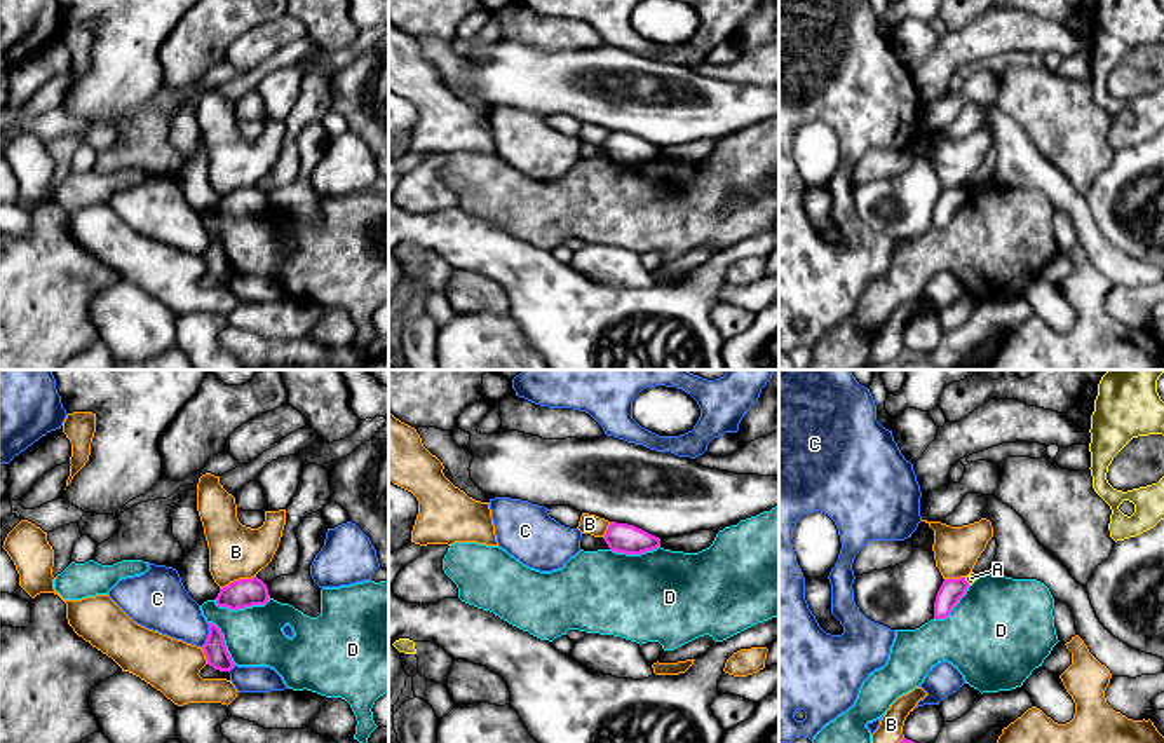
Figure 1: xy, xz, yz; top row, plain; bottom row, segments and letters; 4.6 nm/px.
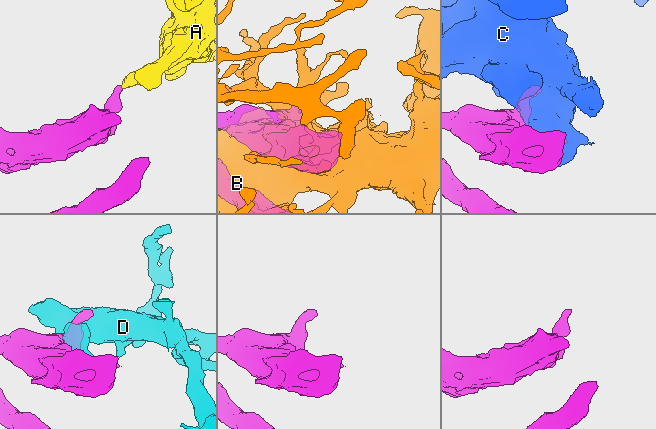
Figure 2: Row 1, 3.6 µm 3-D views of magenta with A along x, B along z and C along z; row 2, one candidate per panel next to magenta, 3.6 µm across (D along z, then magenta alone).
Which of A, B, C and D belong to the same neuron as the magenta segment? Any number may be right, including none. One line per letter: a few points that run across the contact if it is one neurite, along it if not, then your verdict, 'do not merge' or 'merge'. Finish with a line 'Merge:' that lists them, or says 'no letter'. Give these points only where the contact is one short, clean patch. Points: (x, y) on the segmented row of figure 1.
A: line yz (964, 578), (969, 583); do not merge
B: do not merge
C: do not merge
D: do not merge
Merge: no letter

